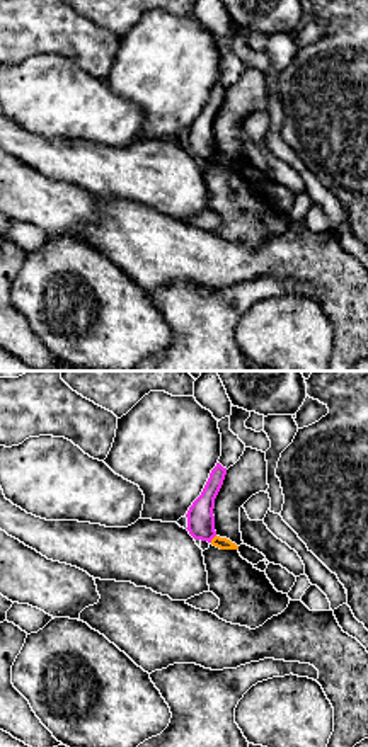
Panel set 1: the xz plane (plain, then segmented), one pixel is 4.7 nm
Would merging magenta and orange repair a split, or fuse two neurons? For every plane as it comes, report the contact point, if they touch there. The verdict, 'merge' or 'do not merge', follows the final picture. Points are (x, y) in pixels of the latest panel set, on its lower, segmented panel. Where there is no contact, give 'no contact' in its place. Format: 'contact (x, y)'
contact (213, 536)

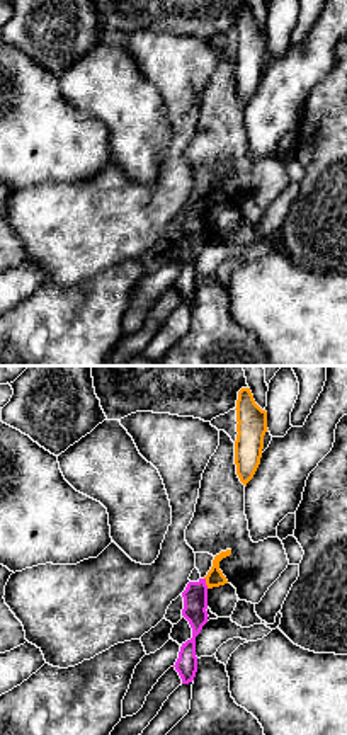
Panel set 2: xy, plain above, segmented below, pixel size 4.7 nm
contact (204, 582)

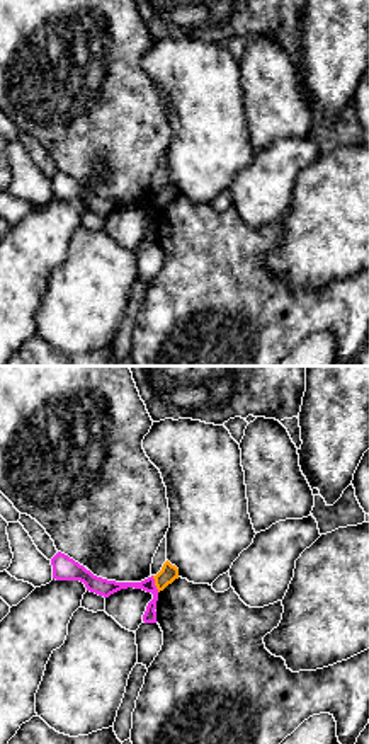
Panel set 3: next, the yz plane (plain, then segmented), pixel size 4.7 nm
contact (153, 584)

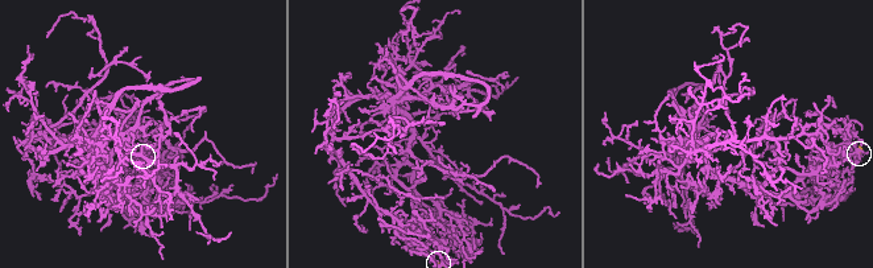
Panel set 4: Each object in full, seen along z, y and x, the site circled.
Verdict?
do not merge

